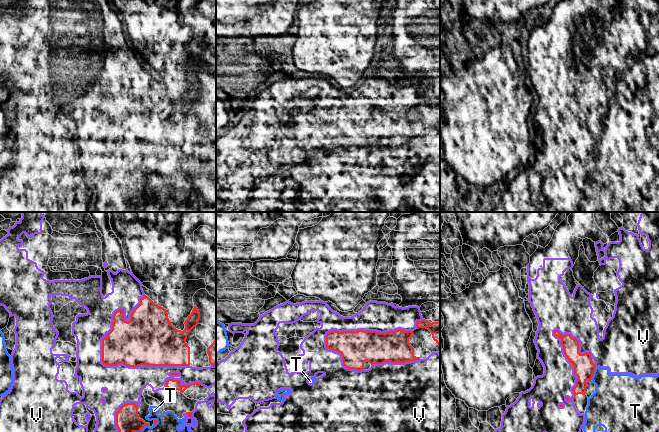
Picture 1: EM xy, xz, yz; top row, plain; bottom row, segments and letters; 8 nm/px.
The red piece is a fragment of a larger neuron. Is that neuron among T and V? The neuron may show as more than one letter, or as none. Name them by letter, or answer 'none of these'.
V

